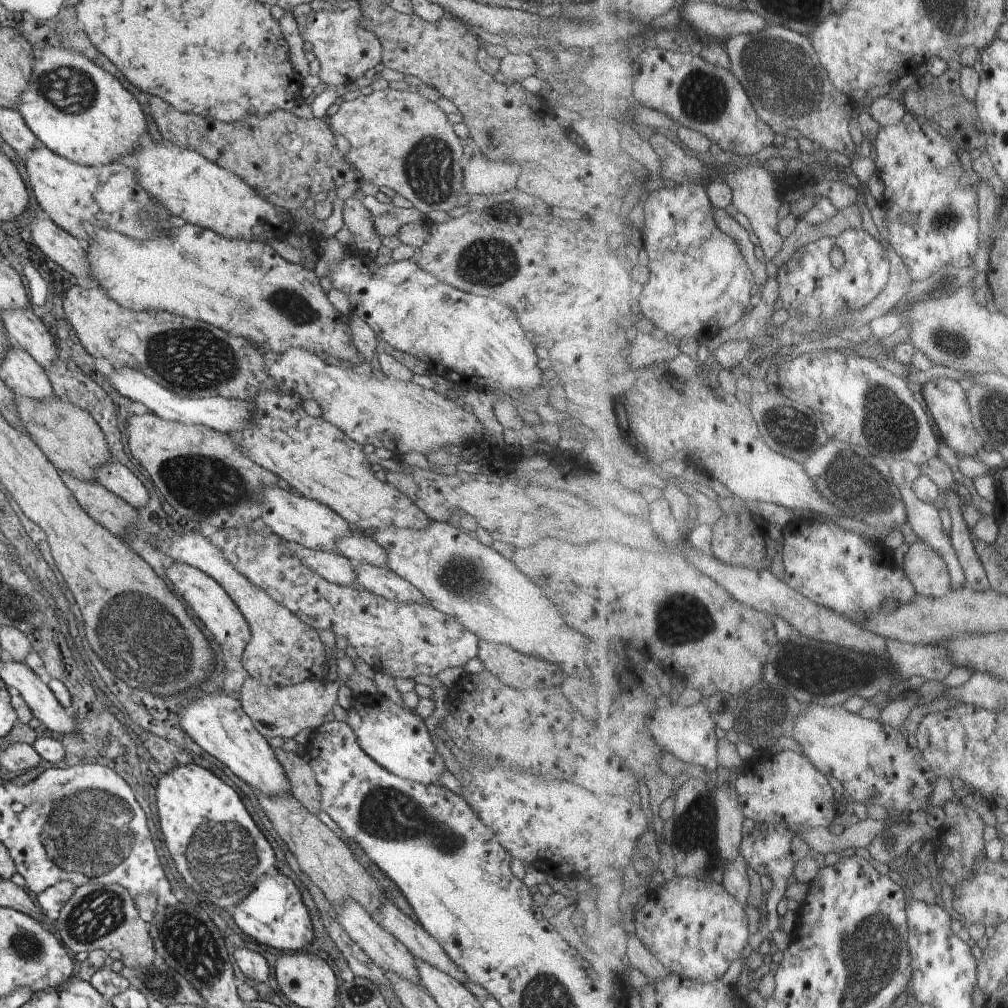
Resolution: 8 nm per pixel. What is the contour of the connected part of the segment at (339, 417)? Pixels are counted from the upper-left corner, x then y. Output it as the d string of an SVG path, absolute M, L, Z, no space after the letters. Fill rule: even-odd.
M259 347L258 349L268 359L267 370L270 377L278 382L278 386L282 388L283 392L293 393L302 400L308 398L316 400L321 406L322 416L360 445L374 444L378 447L383 440L383 446L387 449L393 448L394 452L401 452L405 455L420 452L426 456L428 452L446 446L462 447L468 438L471 439L472 436L478 438L483 432L484 426L472 412L466 412L455 402L444 398L434 390L414 384L414 382L402 382L390 377L382 378L382 380L378 380L375 376L368 378L366 374L351 370L352 366L342 362L328 364L323 355L314 354L303 348L290 348L282 354Z

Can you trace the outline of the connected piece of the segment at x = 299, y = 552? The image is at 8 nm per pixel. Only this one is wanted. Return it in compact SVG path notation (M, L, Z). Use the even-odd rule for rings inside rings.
M282 539L282 546L286 546L288 552L296 554L296 558L300 558L302 564L306 564L312 572L316 572L328 582L350 586L356 583L355 562L345 556L336 552L320 552L320 550L304 548L284 539Z

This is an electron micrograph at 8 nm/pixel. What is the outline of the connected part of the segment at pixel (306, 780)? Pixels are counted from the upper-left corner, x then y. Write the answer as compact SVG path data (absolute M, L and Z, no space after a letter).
M275 748L274 754L286 772L291 795L310 812L318 814L322 808L320 786L316 782L315 772L309 764L308 757L286 752L280 748Z

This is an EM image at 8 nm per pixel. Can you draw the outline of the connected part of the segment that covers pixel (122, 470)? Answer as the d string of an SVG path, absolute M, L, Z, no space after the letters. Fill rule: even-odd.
M112 459L96 470L96 481L108 492L120 496L132 508L141 510L148 502L148 491L144 484L120 461Z

